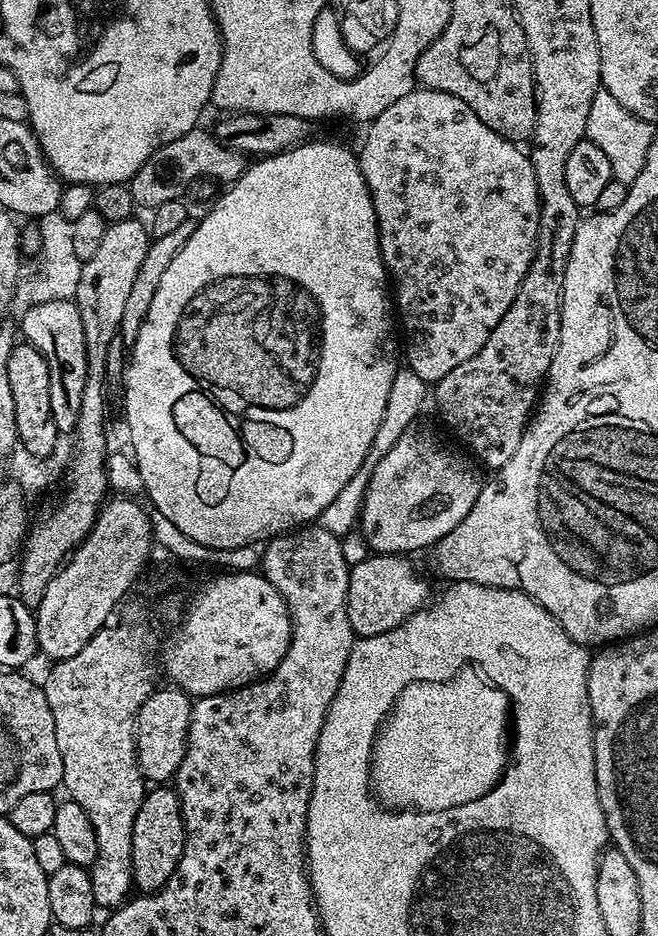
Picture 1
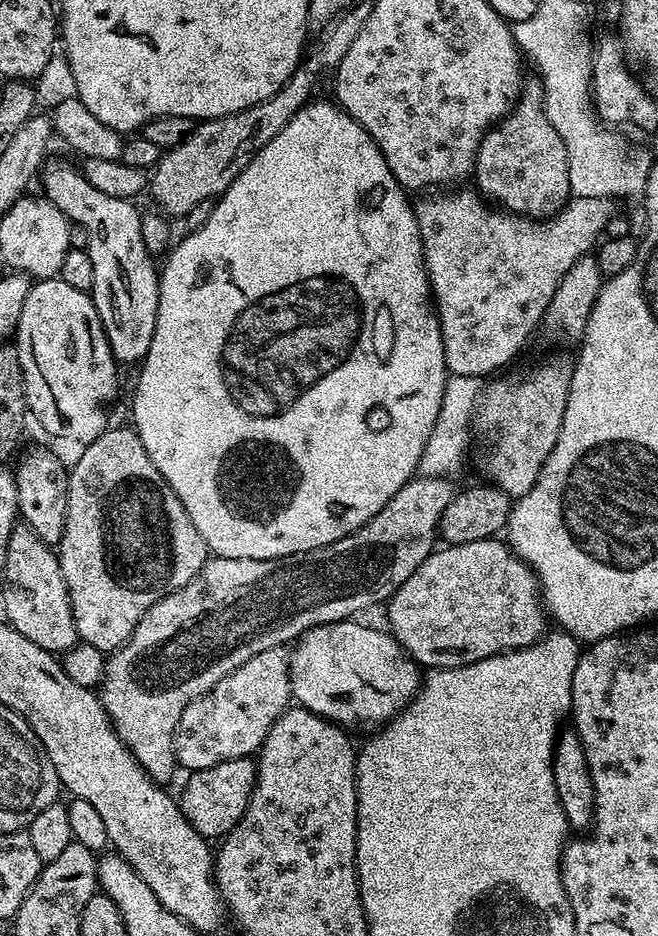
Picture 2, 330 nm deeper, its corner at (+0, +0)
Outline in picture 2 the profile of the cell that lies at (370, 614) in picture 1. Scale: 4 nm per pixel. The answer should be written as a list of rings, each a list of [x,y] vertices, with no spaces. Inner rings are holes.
[[[500,538],[437,547],[425,558],[422,566],[414,570],[414,574],[398,586],[391,600],[387,601],[387,608],[387,631],[417,665],[428,670],[466,666],[499,652],[525,648],[546,632],[546,609],[536,575]]]

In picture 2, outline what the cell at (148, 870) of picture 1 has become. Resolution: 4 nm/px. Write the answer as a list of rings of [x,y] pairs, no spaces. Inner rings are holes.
[[[243,756],[230,762],[218,762],[206,770],[198,770],[187,777],[178,803],[186,822],[205,838],[223,838],[242,818],[250,794],[256,785],[256,760]]]

